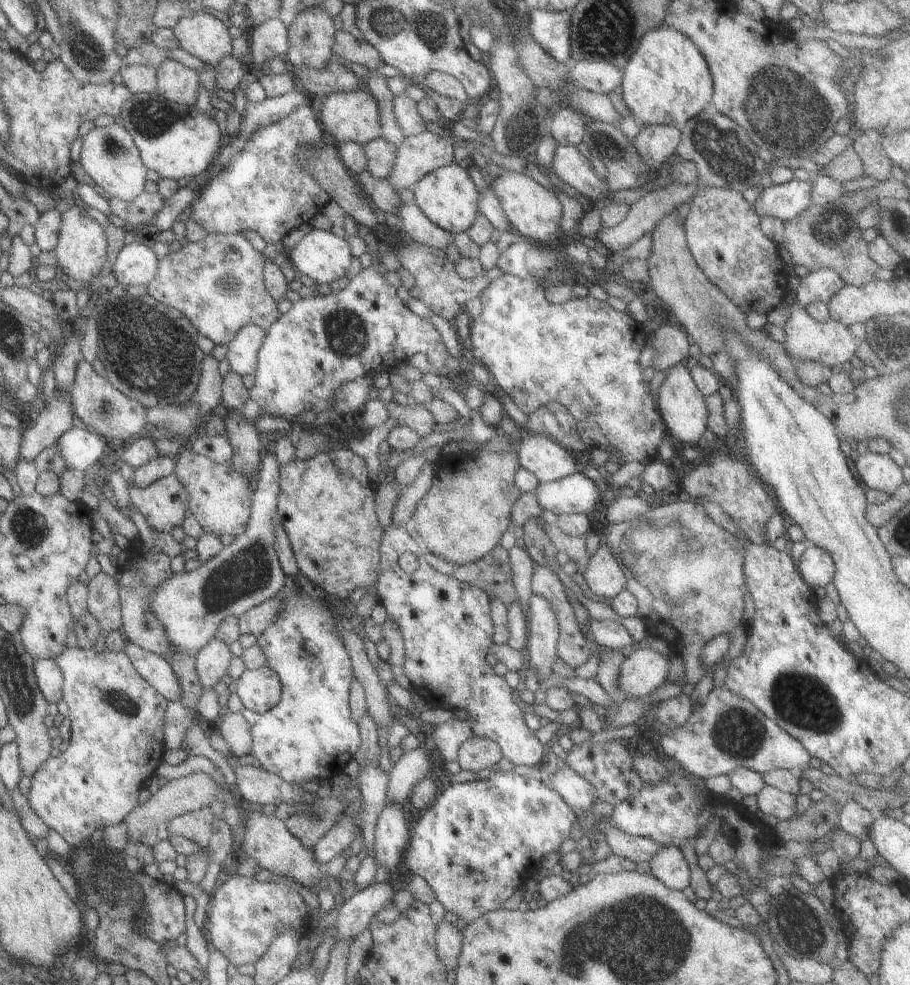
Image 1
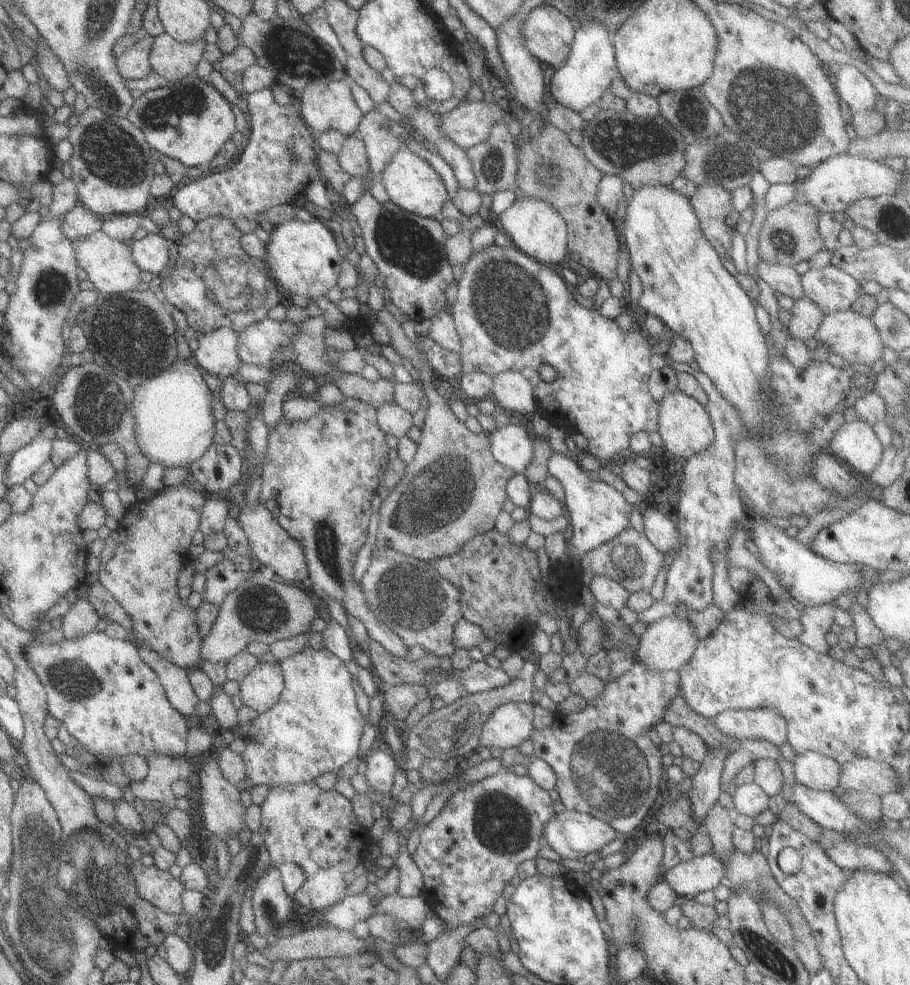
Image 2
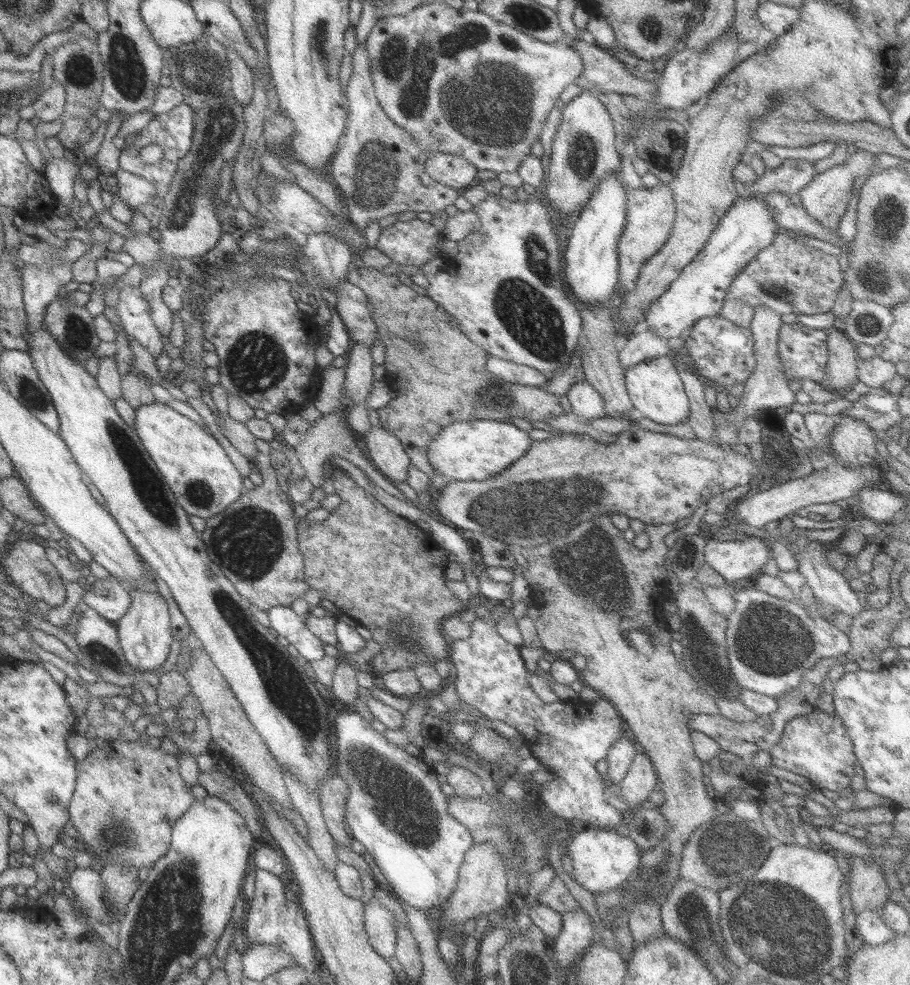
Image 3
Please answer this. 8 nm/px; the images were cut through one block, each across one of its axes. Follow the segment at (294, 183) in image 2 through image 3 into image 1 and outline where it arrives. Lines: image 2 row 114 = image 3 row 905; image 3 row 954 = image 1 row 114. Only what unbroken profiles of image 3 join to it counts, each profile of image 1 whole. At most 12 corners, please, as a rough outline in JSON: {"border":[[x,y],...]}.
{"border":[[315,106],[259,127],[190,204],[275,243],[330,201],[298,167]]}

